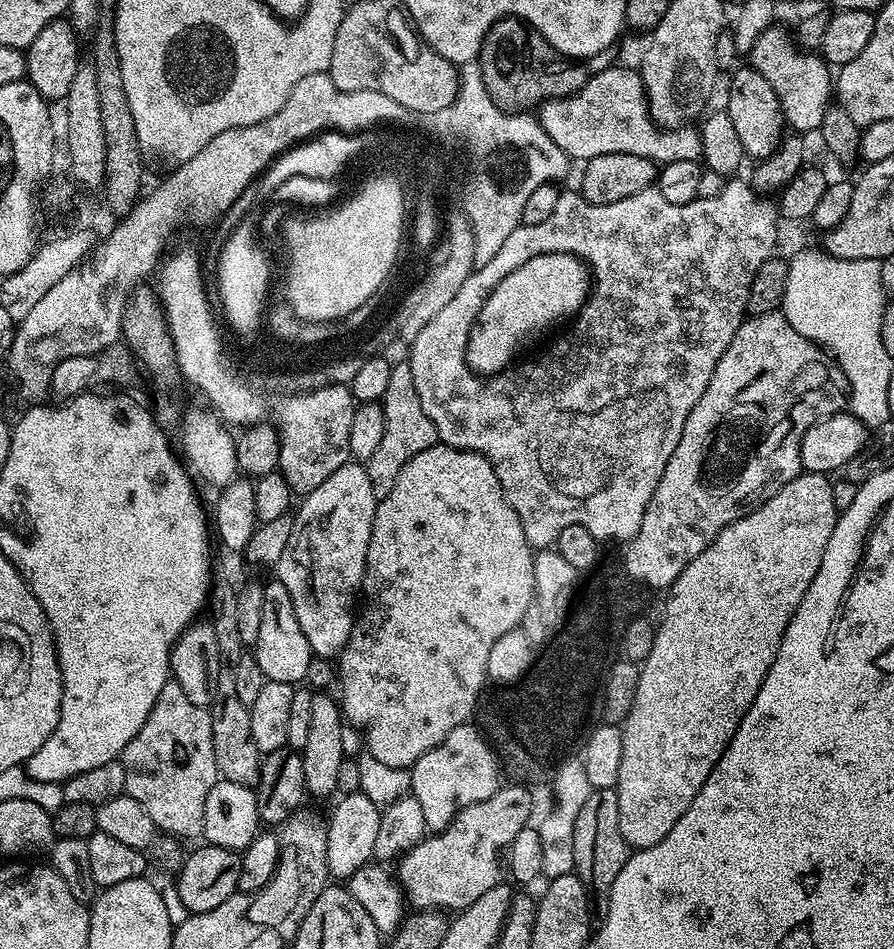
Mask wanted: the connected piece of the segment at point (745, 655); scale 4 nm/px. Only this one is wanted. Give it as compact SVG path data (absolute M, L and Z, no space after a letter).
M801 471L774 498L726 526L673 582L658 620L654 646L639 665L634 704L622 725L622 767L615 789L622 838L626 838L629 849L654 846L674 830L674 822L690 810L690 802L710 778L710 770L714 770L746 710L750 710L782 646L782 634L786 634L790 618L810 590L810 582L822 566L826 542L834 534L838 513L832 486L833 481L823 472Z

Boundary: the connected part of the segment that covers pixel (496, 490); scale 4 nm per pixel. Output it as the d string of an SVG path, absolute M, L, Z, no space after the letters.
M438 442L430 450L422 450L422 454L417 454L415 458L410 458L410 462L406 462L406 470L398 474L394 490L390 490L390 494L386 494L386 498L379 500L376 505L370 546L366 550L362 607L353 619L350 638L338 657L338 703L342 715L351 727L353 724L360 731L360 736L364 739L363 747L374 758L378 758L379 762L386 766L411 769L418 758L422 758L422 754L434 750L443 742L446 734L455 729L457 721L471 717L474 705L472 699L479 688L481 676L484 675L484 660L490 662L490 650L494 647L494 642L498 642L498 638L502 638L507 630L520 624L525 604L530 602L529 588L533 586L535 576L533 555L534 549L528 543L518 514L514 514L514 506L506 502L498 474L494 474L490 462L482 454L464 452L460 448L451 448L449 444Z

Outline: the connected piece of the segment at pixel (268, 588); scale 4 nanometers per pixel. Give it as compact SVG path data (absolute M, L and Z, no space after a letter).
M272 578L269 584L265 583L263 590L262 620L254 645L256 661L258 666L262 666L265 681L299 685L305 679L307 667L313 658L310 642L306 642L306 634L302 634L302 626L298 626L298 614L294 614L294 602L279 578Z

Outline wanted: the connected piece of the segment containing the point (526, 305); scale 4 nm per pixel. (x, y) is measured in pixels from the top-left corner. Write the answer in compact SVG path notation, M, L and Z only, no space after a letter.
M559 252L530 258L530 262L518 266L518 270L506 274L506 278L502 278L502 282L498 282L498 286L494 286L494 290L486 298L480 311L480 319L472 325L472 332L468 336L468 349L464 356L469 368L485 378L503 372L517 359L515 356L535 338L536 332L546 331L563 316L575 317L587 301L589 291L590 269L580 257Z

